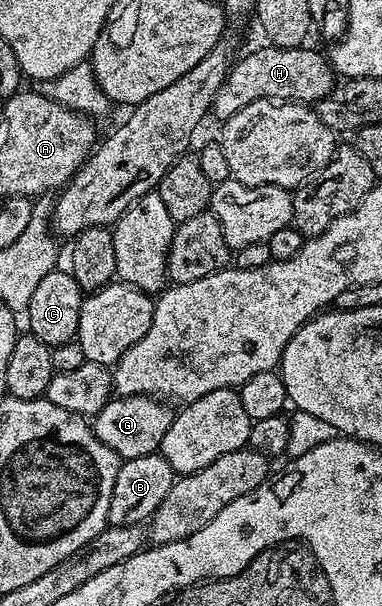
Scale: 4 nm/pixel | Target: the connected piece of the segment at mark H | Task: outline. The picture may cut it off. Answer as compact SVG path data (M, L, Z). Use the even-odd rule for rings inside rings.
M266 44L266 49L253 49L246 57L238 56L233 61L229 74L214 97L212 116L224 123L235 111L243 111L247 103L256 101L296 101L316 103L326 100L333 89L335 74L332 64L324 52L316 53L308 47L284 49Z

